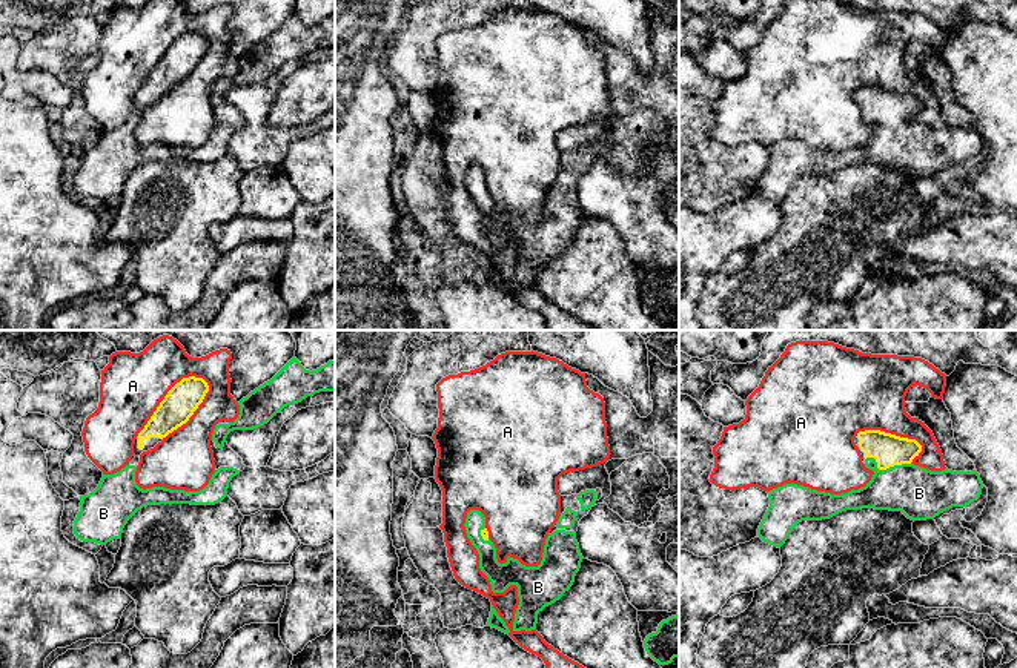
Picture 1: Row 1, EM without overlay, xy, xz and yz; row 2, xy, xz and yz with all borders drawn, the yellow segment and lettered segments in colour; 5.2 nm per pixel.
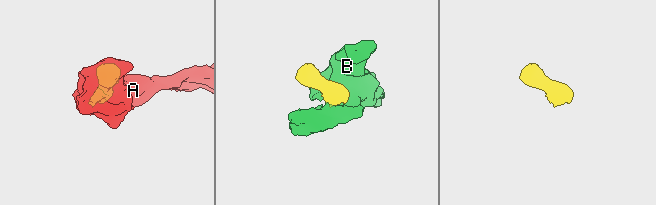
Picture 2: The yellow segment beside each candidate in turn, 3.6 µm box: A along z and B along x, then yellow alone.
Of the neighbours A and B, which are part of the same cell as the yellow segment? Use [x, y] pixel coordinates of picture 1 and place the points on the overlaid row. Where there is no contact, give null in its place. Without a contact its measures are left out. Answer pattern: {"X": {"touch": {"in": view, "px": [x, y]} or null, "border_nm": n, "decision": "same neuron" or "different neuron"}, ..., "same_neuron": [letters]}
{"A": {"touch": {"in": "xy", "px": [168, 393]}, "border_nm": 460, "decision": "different neuron"}, "B": {"touch": {"in": "yz", "px": [887, 467]}, "border_nm": 240, "decision": "same neuron"}, "same_neuron": ["B"]}

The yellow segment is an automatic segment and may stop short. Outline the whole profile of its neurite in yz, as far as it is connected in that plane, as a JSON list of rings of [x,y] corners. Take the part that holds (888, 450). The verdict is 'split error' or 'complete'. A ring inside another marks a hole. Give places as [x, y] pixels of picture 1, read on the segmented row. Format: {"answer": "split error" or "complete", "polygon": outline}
{"answer": "split error", "polygon": [[[880,430],[859,432],[859,448],[865,453],[865,467],[873,470],[871,481],[859,488],[842,494],[811,490],[797,484],[785,484],[768,493],[770,507],[757,528],[757,536],[780,548],[788,539],[793,528],[802,521],[830,519],[846,510],[889,510],[902,511],[911,521],[934,519],[940,513],[952,507],[966,507],[977,501],[982,494],[983,482],[980,475],[972,471],[931,471],[914,465],[913,459],[922,451],[922,445],[916,439],[900,438]]]}

